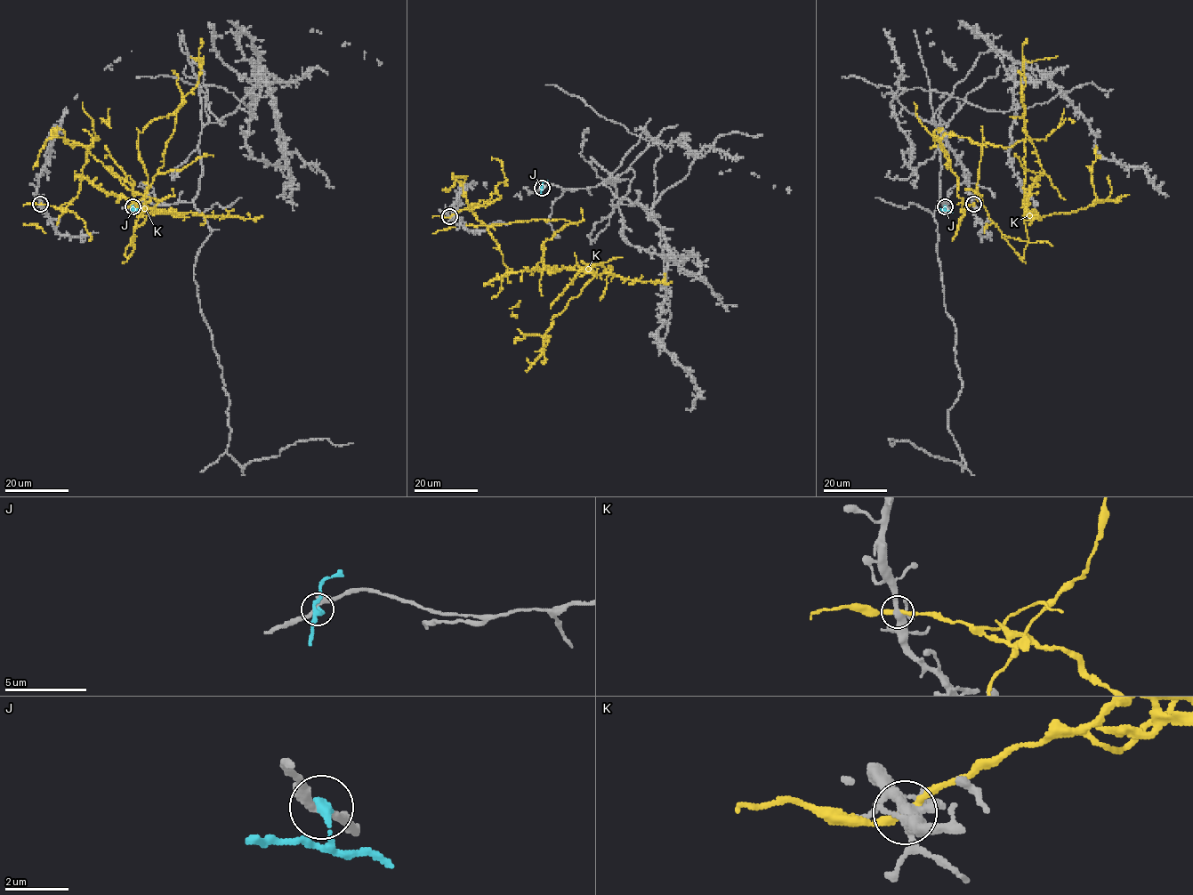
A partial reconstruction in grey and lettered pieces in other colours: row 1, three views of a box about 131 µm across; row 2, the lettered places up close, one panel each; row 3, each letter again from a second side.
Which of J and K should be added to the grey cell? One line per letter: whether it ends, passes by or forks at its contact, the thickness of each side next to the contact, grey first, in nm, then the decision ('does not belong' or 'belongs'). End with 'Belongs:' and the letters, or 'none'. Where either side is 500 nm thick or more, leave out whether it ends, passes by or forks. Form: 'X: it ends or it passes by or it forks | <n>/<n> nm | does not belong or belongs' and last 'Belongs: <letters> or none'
J: it ends | 280/340 nm | does not belong
K: it passes by | 300/220 nm | does not belong
Belongs: none

